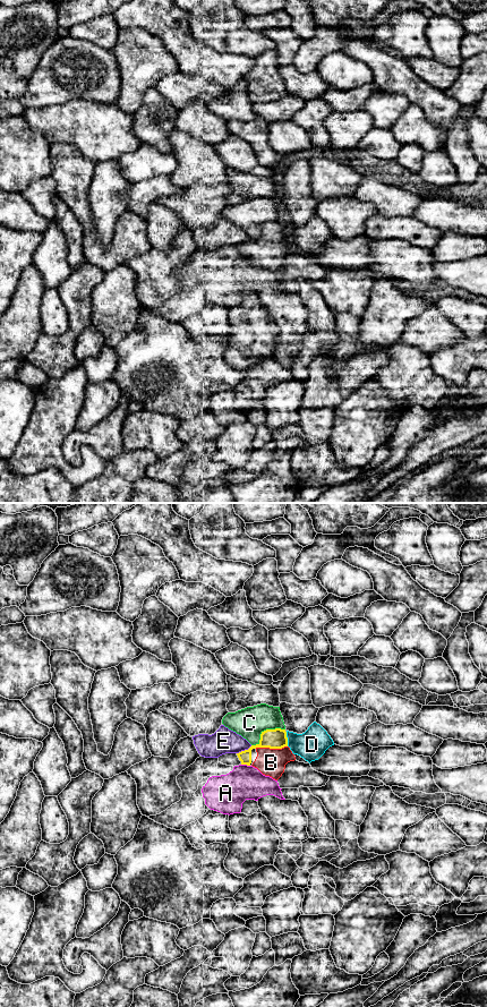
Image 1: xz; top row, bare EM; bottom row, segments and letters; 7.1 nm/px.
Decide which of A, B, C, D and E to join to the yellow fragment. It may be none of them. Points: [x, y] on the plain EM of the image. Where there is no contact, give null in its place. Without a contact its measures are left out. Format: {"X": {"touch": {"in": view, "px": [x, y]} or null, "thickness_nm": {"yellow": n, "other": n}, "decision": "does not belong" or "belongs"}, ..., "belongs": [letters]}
{"A": {"touch": {"in": "xz", "px": [246, 256]}, "thickness_nm": {"yellow": 130, "other": 260}, "decision": "does not belong"}, "B": {"touch": {"in": "xz", "px": [271, 240]}, "thickness_nm": {"yellow": 140, "other": 190}, "decision": "belongs"}, "C": {"touch": {"in": "xz", "px": [266, 222]}, "thickness_nm": {"yellow": 140, "other": 220}, "decision": "does not belong"}, "D": {"touch": {"in": "xz", "px": [287, 231]}, "thickness_nm": {"yellow": 140, "other": 200}, "decision": "does not belong"}, "E": {"touch": {"in": "xz", "px": [245, 242]}, "thickness_nm": {"yellow": 140, "other": 180}, "decision": "does not belong"}, "belongs": ["B"]}

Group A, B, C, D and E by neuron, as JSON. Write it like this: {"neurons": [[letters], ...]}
{"neurons": [["A"], ["B"], ["C"], ["D"], ["E"]]}

